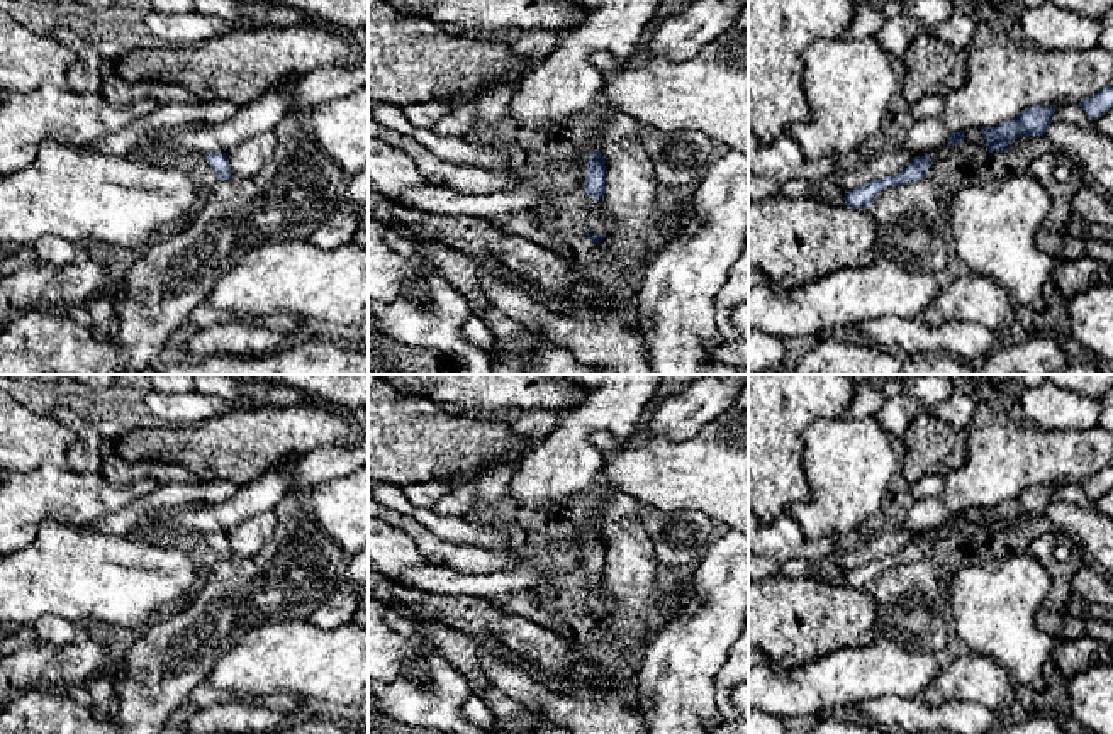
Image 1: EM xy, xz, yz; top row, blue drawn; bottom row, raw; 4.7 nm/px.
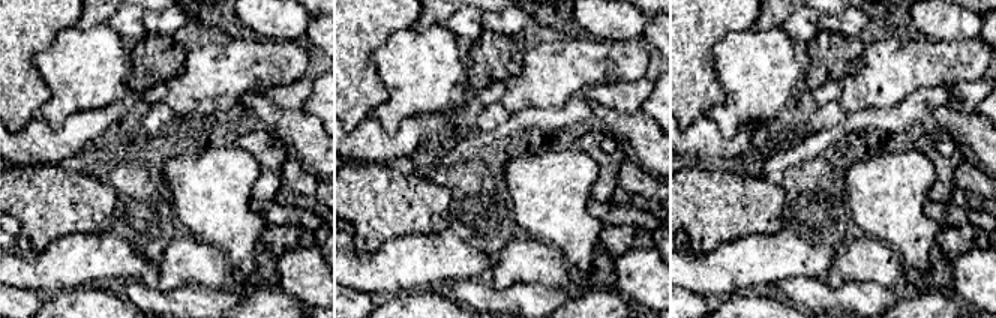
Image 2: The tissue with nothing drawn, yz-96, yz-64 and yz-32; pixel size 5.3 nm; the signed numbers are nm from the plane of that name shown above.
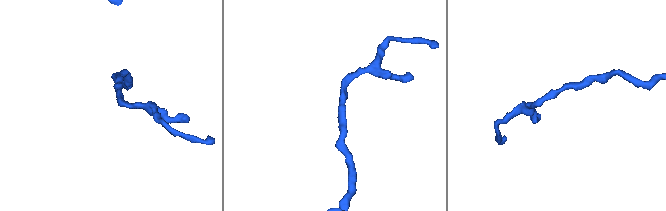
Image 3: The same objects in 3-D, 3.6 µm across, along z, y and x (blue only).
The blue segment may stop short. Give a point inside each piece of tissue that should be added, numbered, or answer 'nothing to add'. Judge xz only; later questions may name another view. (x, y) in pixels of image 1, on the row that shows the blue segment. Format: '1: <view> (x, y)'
nothing to add

